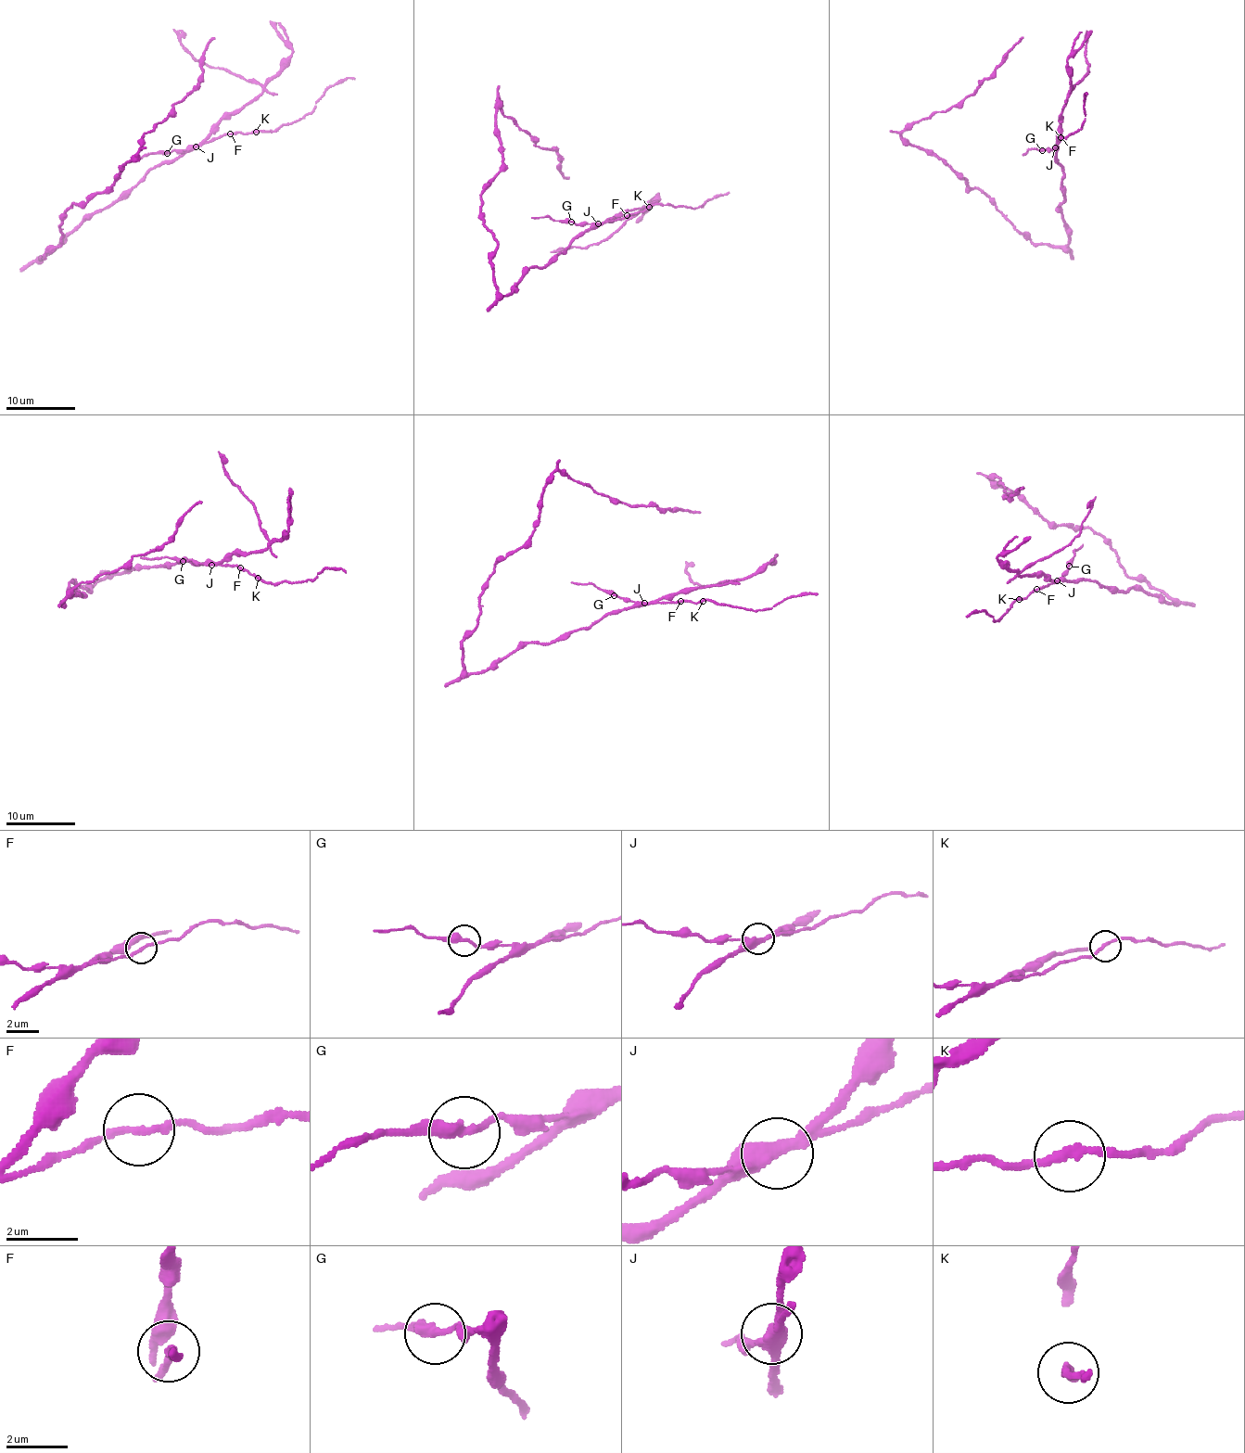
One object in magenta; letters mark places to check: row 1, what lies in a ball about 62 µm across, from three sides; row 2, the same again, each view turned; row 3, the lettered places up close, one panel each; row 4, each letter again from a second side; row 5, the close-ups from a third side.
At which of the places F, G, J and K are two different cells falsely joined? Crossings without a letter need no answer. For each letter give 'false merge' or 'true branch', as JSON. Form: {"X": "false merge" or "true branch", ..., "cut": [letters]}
{"F": "true branch", "G": "true branch", "J": "false merge", "K": "true branch", "cut": ["J"]}

